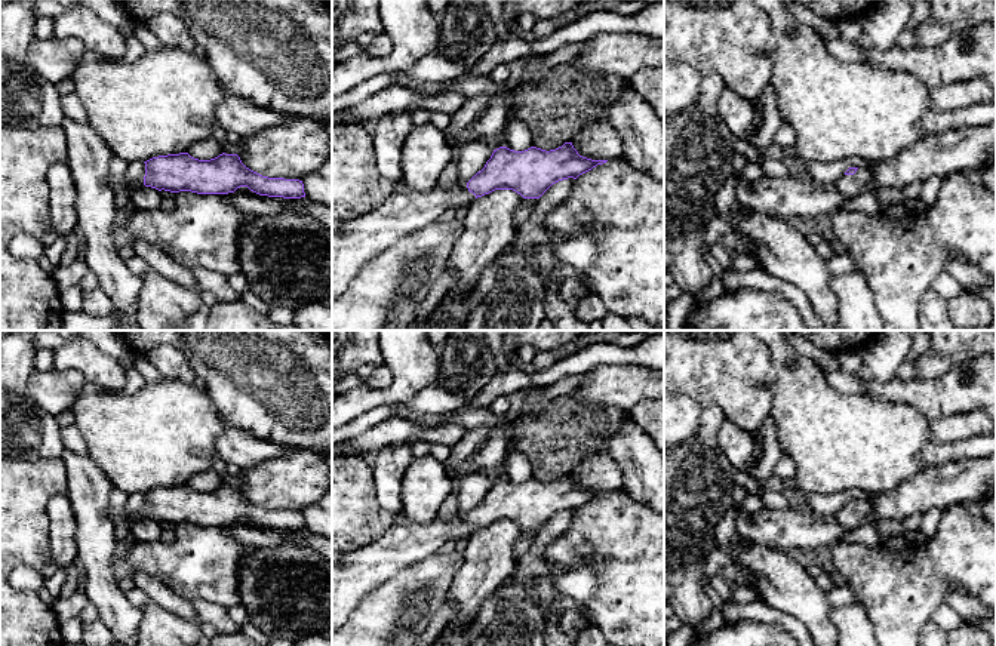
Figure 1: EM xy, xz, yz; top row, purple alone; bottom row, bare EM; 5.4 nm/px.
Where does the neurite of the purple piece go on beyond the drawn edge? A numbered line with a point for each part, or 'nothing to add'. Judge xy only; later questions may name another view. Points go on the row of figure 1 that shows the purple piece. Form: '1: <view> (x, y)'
1: xy (131, 185)

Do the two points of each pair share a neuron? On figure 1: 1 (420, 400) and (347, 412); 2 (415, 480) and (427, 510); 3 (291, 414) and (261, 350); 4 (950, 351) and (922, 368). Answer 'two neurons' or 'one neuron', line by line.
1: two neurons
2: one neuron
3: one neuron
4: one neuron

